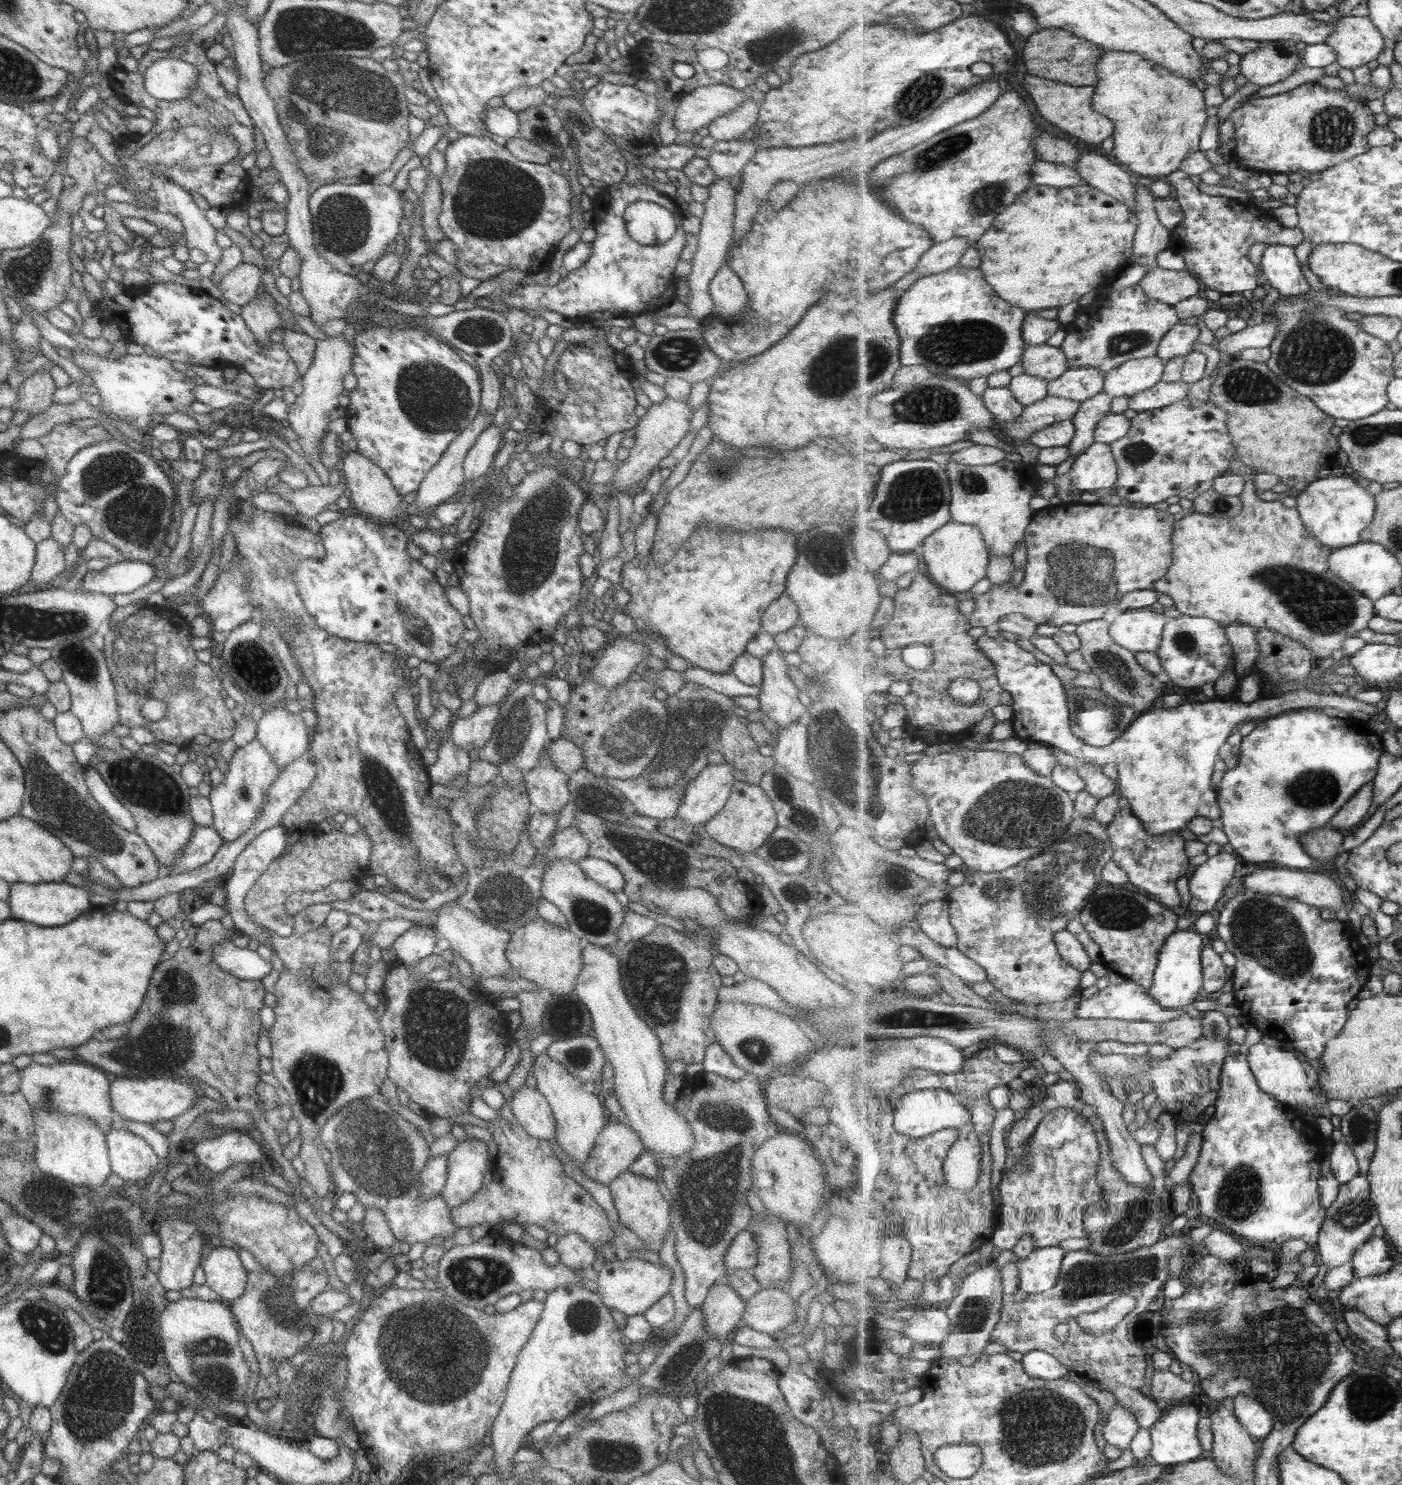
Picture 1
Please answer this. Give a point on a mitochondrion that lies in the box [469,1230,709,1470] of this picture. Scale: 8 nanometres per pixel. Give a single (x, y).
(581, 1318)

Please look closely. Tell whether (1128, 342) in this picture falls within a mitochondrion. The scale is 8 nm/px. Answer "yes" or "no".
yes

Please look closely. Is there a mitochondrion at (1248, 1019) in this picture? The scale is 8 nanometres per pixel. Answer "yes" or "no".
no

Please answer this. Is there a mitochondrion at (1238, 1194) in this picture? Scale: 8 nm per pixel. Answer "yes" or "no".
yes

